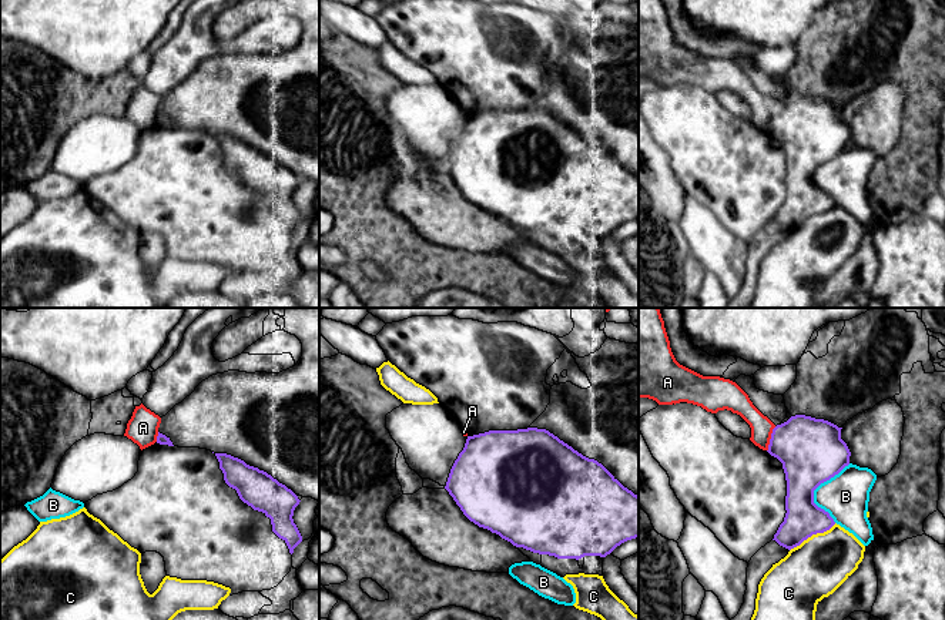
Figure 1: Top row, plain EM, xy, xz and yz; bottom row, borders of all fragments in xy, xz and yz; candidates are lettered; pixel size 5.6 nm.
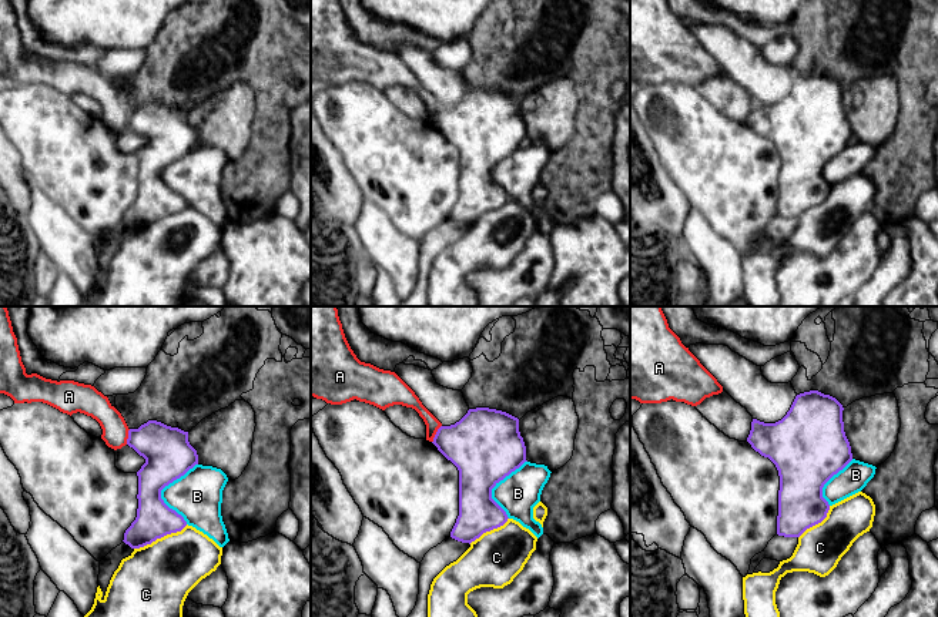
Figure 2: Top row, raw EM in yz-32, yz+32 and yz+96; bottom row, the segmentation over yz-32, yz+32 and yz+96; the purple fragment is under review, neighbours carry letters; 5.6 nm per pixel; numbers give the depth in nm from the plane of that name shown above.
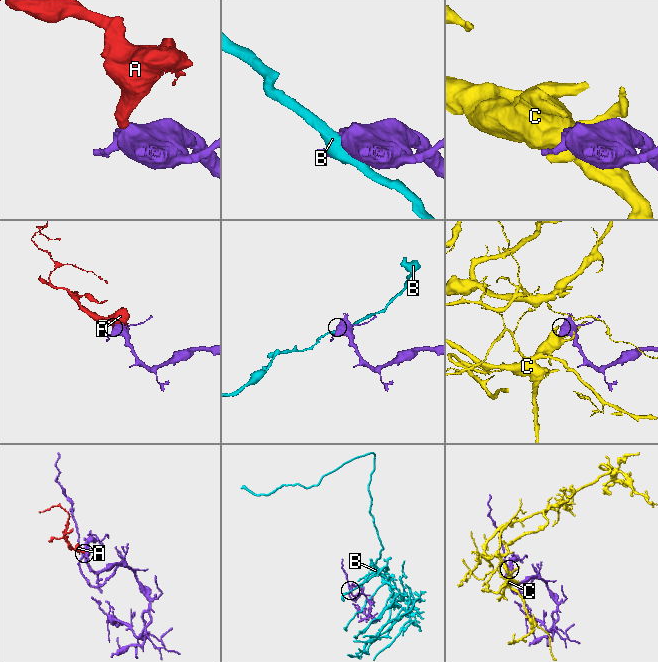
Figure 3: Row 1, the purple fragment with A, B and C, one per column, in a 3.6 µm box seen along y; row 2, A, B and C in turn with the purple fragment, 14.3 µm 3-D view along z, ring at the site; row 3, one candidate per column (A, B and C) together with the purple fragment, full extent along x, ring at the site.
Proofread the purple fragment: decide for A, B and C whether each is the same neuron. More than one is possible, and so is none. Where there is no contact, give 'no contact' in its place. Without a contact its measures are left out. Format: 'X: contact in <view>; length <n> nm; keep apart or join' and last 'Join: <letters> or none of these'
A: contact in yz; length 150 nm; keep apart
B: contact in yz; length 340 nm; keep apart
C: contact in yz; length 300 nm; keep apart
Join: none of these

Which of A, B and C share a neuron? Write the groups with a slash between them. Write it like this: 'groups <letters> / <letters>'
groups A / B / C

